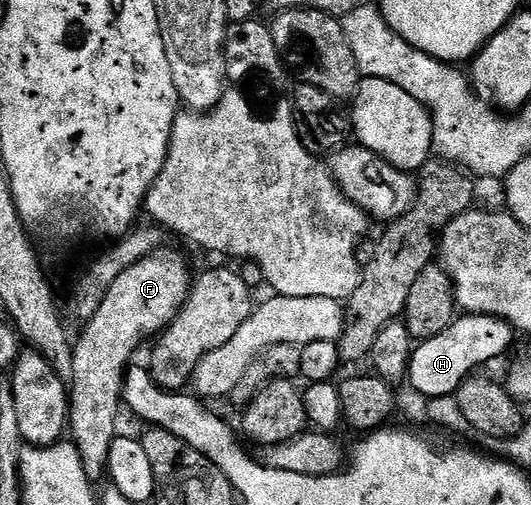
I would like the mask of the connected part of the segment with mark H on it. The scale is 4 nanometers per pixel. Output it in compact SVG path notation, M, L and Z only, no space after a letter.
M465 314L454 319L453 323L447 326L447 330L443 330L443 334L435 334L435 338L420 341L416 345L415 376L417 372L417 381L413 384L414 390L417 392L429 392L428 394L456 393L459 385L464 380L469 379L474 370L480 369L477 367L484 360L493 360L496 356L503 355L512 346L513 336L515 336L514 327L498 317Z

